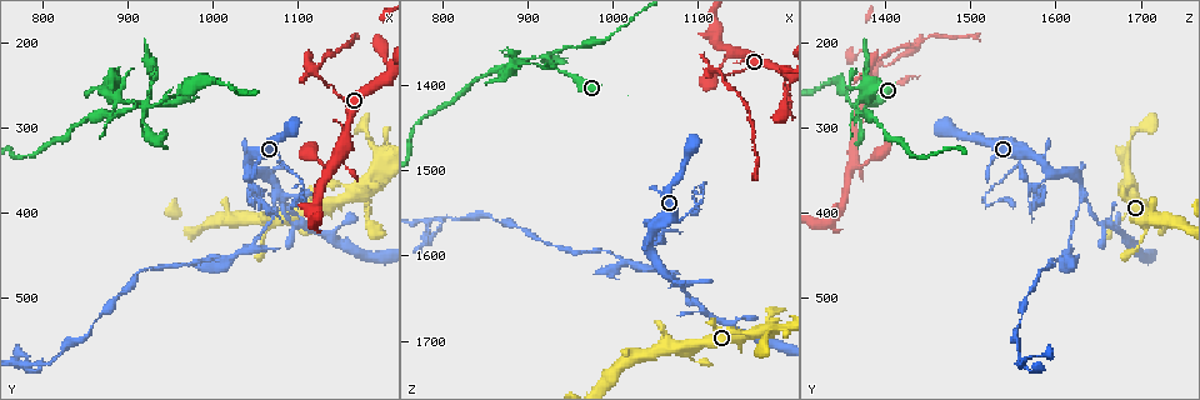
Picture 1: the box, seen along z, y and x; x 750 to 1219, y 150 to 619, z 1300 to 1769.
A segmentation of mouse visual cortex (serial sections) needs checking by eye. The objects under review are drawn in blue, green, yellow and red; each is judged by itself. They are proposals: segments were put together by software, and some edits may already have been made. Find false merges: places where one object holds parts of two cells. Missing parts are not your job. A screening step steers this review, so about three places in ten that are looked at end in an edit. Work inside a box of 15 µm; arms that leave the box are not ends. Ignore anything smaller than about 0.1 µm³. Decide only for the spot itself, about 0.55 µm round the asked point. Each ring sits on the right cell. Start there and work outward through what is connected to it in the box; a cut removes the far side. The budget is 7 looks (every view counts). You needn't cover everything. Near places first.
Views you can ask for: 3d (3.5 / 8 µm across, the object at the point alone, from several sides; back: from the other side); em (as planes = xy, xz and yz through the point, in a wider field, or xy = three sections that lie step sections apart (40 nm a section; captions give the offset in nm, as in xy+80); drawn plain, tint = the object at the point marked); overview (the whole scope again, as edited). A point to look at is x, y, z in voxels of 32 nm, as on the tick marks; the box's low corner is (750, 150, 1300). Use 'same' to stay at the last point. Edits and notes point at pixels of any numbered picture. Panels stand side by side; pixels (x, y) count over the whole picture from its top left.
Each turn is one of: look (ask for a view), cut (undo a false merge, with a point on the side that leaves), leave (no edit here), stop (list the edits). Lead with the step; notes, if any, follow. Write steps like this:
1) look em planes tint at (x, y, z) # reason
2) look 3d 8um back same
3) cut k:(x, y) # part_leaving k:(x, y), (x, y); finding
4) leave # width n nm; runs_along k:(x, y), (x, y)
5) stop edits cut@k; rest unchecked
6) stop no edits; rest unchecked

look 3d 8um at (1075, 375, 1630) # three arms meet

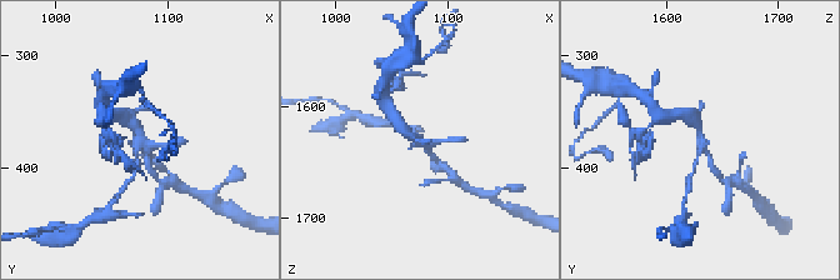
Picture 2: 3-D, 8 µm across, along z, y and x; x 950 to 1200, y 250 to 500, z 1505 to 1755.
look 3d 3.5um back at (1072, 376, 1632)

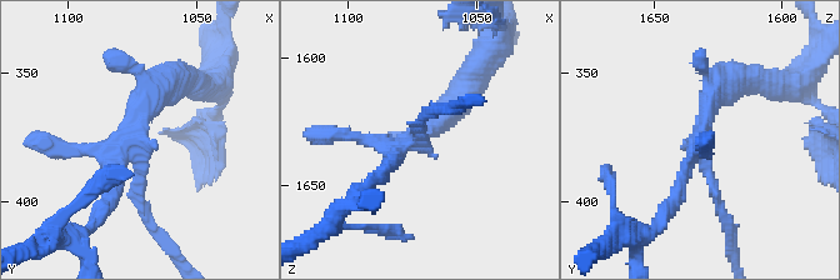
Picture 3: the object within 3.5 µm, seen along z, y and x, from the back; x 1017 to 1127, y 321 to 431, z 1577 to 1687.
look em planes tint at (1075, 376, 1633)

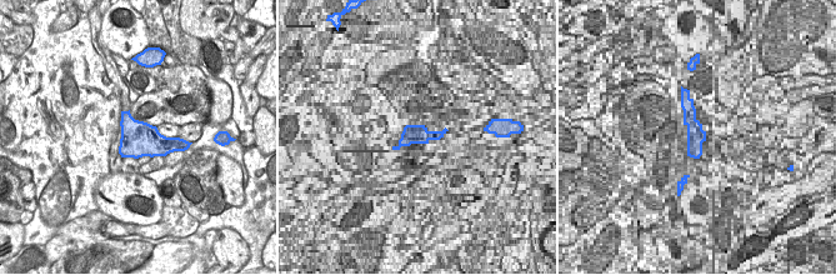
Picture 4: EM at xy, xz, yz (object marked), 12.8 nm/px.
leave # one cell here

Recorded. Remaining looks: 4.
look 3d 3.5um at (1045, 435, 1615) # a narrow waist

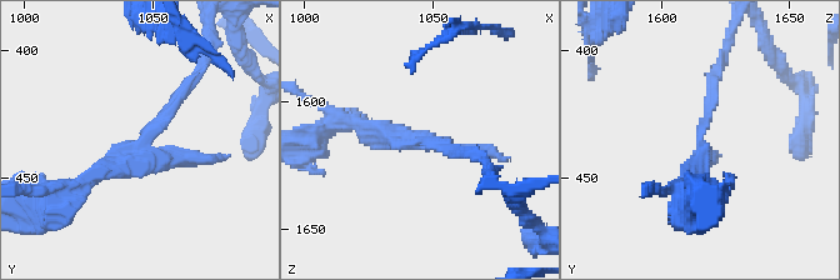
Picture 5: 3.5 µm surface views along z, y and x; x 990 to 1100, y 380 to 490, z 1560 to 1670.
look em xy step 1 tint at (1047, 436, 1616) # now the EM

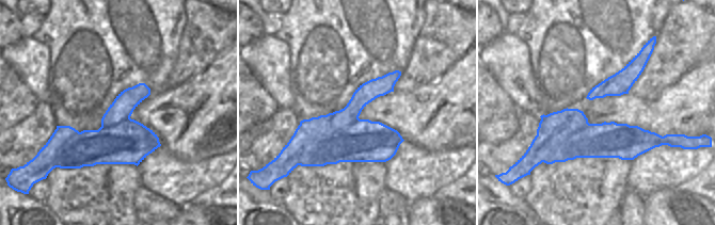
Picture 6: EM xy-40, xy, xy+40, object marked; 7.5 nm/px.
leave # runs_along 5:(193, 80), (135, 156), (78, 184); all the same cell

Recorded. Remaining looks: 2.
look 3d 8um at (1120, 240, 1380) # abrupt turn

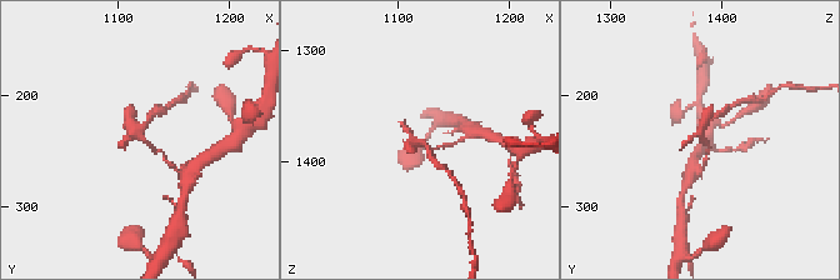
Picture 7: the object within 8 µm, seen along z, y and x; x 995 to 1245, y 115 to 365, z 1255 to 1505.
look 3d 3.5um at (1120, 236, 1382) # closer look

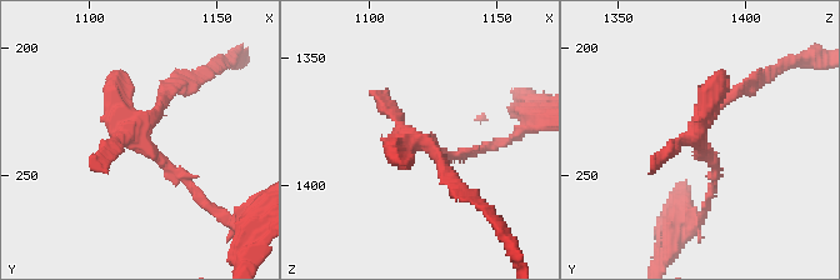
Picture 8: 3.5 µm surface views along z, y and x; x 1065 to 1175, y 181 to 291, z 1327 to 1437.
cut 8:(660, 158) # part_leaving 8:(139, 121), (178, 83), (211, 71); a second cell is stuck on

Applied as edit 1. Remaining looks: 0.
stop edits cut@8; rest unchecked

